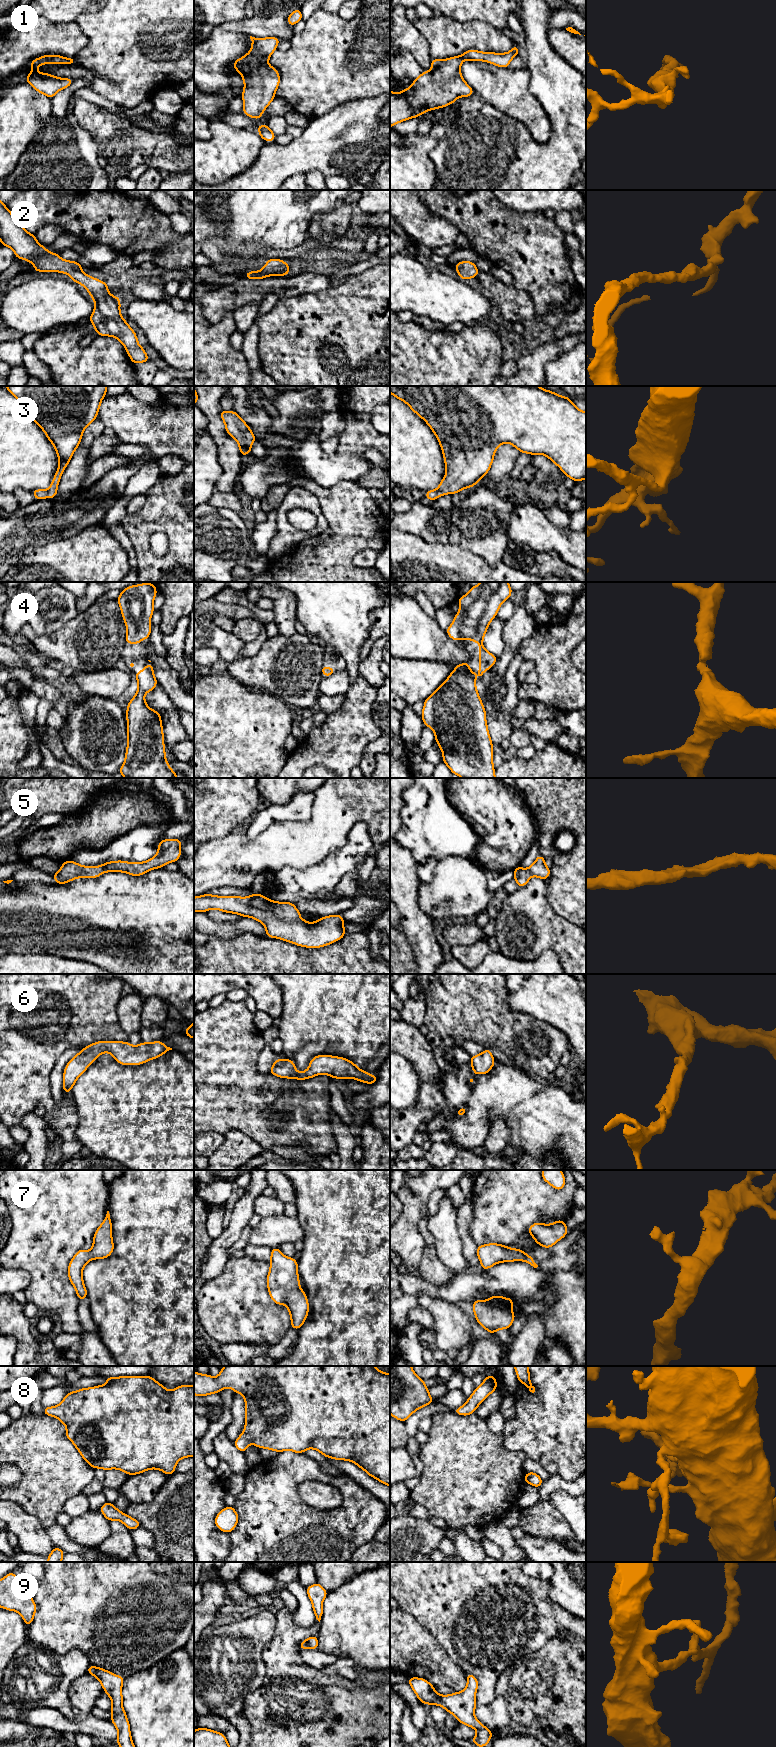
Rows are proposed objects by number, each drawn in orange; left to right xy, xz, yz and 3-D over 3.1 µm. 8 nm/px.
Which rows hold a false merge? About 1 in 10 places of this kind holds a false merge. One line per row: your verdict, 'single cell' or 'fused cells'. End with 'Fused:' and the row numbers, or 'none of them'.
1: single cell
2: single cell
3: single cell
4: single cell
5: single cell
6: single cell
7: single cell
8: single cell
9: single cell
Fused: none of them

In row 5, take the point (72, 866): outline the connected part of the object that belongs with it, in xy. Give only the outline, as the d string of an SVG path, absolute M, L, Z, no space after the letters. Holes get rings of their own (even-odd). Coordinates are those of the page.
M164 839L160 841L158 843L158 852L156 855L145 862L125 862L119 860L106 862L97 867L89 867L80 865L71 860L67 860L62 863L62 867L59 869L59 871L51 876L56 880L55 884L65 884L76 878L97 878L105 872L124 872L132 876L140 876L152 869L162 868L168 863L176 862L181 856L181 843L181 839Z

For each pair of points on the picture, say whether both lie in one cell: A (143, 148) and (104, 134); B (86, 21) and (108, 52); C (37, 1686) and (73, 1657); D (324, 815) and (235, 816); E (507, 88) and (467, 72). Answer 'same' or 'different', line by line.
A: same
B: same
C: same
D: different
E: same

